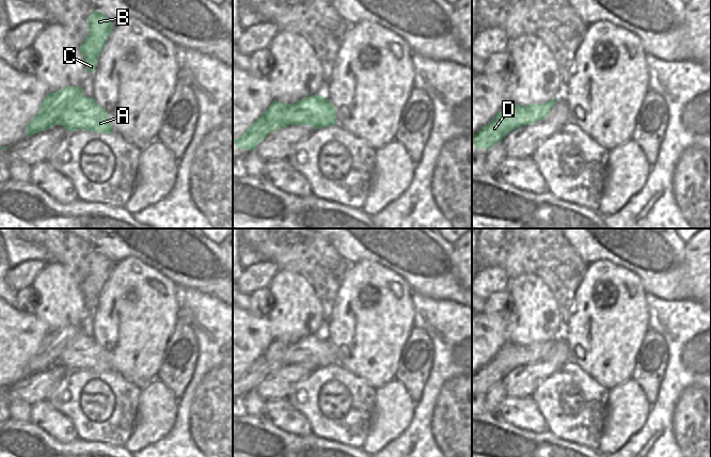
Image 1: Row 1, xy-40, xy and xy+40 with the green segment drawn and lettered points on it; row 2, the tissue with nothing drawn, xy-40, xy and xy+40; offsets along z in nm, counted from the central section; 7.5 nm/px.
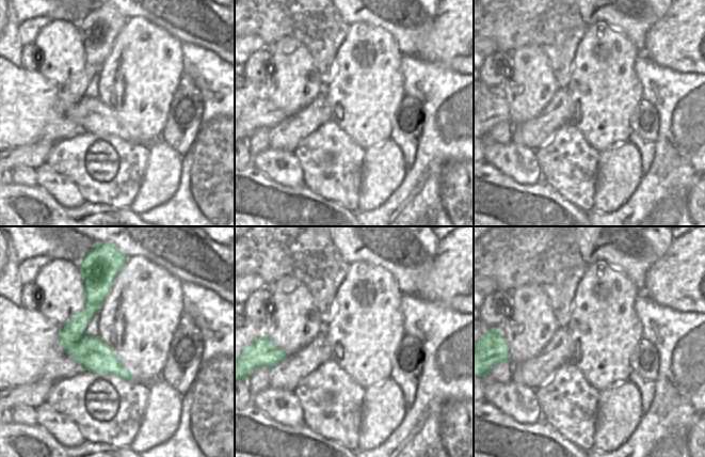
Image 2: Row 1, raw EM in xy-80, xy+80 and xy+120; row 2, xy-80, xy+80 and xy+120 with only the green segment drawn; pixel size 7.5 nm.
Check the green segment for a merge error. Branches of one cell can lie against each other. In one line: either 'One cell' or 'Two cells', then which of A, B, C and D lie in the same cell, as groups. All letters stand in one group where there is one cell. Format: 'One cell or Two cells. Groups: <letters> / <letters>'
Two cells. Groups: A / B C D

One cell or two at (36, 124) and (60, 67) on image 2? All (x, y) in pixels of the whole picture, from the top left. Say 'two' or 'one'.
two

